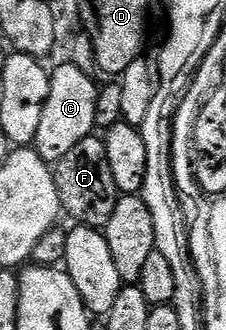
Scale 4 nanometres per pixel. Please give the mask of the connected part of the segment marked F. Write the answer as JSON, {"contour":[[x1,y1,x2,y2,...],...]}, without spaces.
{"contour":[[91,136,80,140,64,160,53,167,56,192,62,201,63,211,71,214,75,223,104,228,108,220,112,220,112,211,120,197,116,188,116,180,112,177,112,168,108,165,108,152,105,141,101,137]]}

